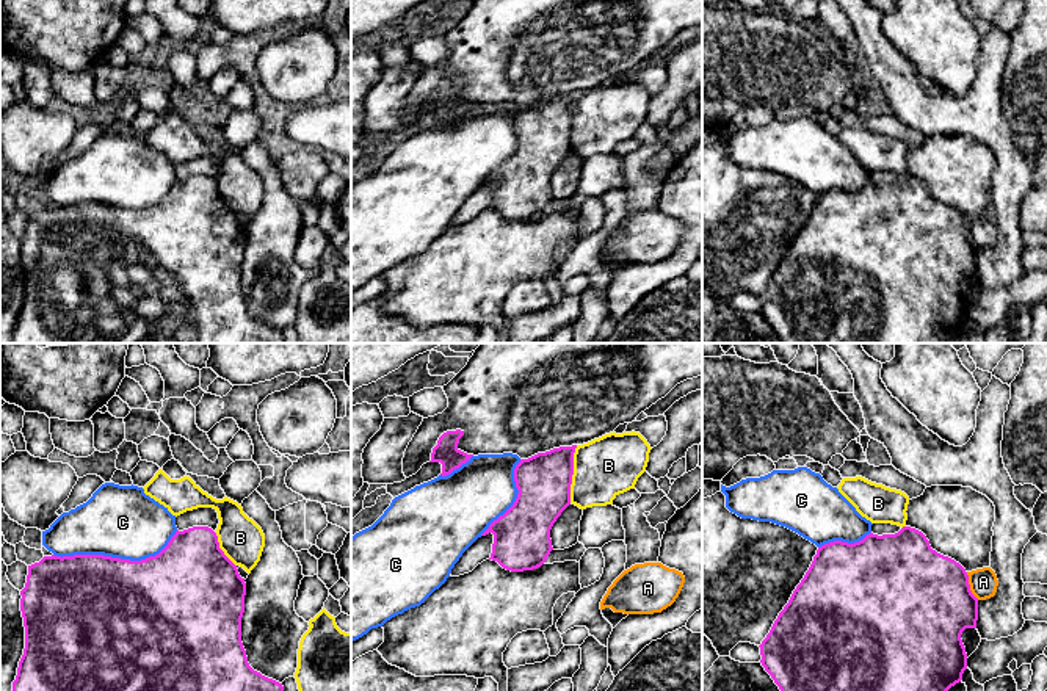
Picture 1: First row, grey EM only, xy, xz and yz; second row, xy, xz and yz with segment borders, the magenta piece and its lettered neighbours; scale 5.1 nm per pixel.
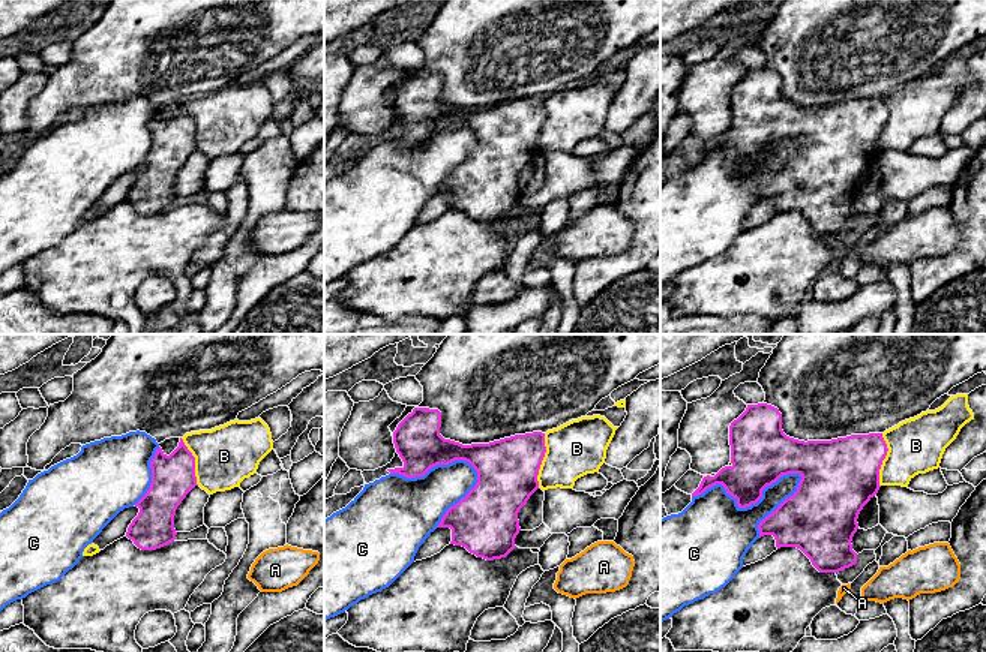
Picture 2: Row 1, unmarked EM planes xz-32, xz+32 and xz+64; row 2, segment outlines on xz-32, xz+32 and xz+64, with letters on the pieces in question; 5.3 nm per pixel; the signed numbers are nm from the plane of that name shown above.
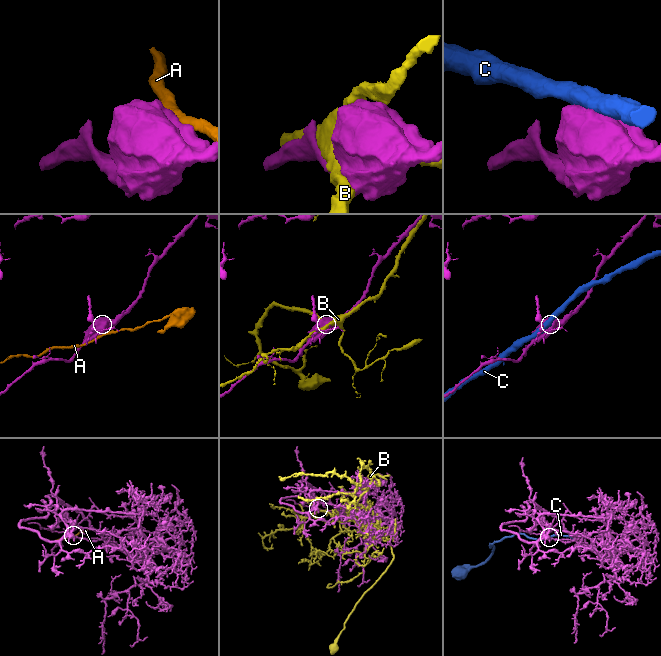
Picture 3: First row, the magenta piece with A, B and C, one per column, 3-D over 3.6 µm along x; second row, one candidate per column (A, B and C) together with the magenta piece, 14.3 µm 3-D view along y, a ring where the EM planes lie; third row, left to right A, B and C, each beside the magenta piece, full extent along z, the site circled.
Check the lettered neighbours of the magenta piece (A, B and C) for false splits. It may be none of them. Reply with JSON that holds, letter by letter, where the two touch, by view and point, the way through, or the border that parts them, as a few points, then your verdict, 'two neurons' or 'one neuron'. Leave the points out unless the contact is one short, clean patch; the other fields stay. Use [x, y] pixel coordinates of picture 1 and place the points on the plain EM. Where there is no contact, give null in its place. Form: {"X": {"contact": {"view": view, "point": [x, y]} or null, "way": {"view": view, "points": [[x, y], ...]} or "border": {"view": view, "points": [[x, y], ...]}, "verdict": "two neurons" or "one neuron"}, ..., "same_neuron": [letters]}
{"A": {"contact": {"view": "yz", "point": [969, 235]}, "verdict": "two neurons"}, "B": {"contact": {"view": "xz", "point": [572, 123]}, "verdict": "two neurons"}, "C": {"contact": {"view": "xy", "point": [116, 207]}, "verdict": "one neuron"}, "same_neuron": ["C"]}

